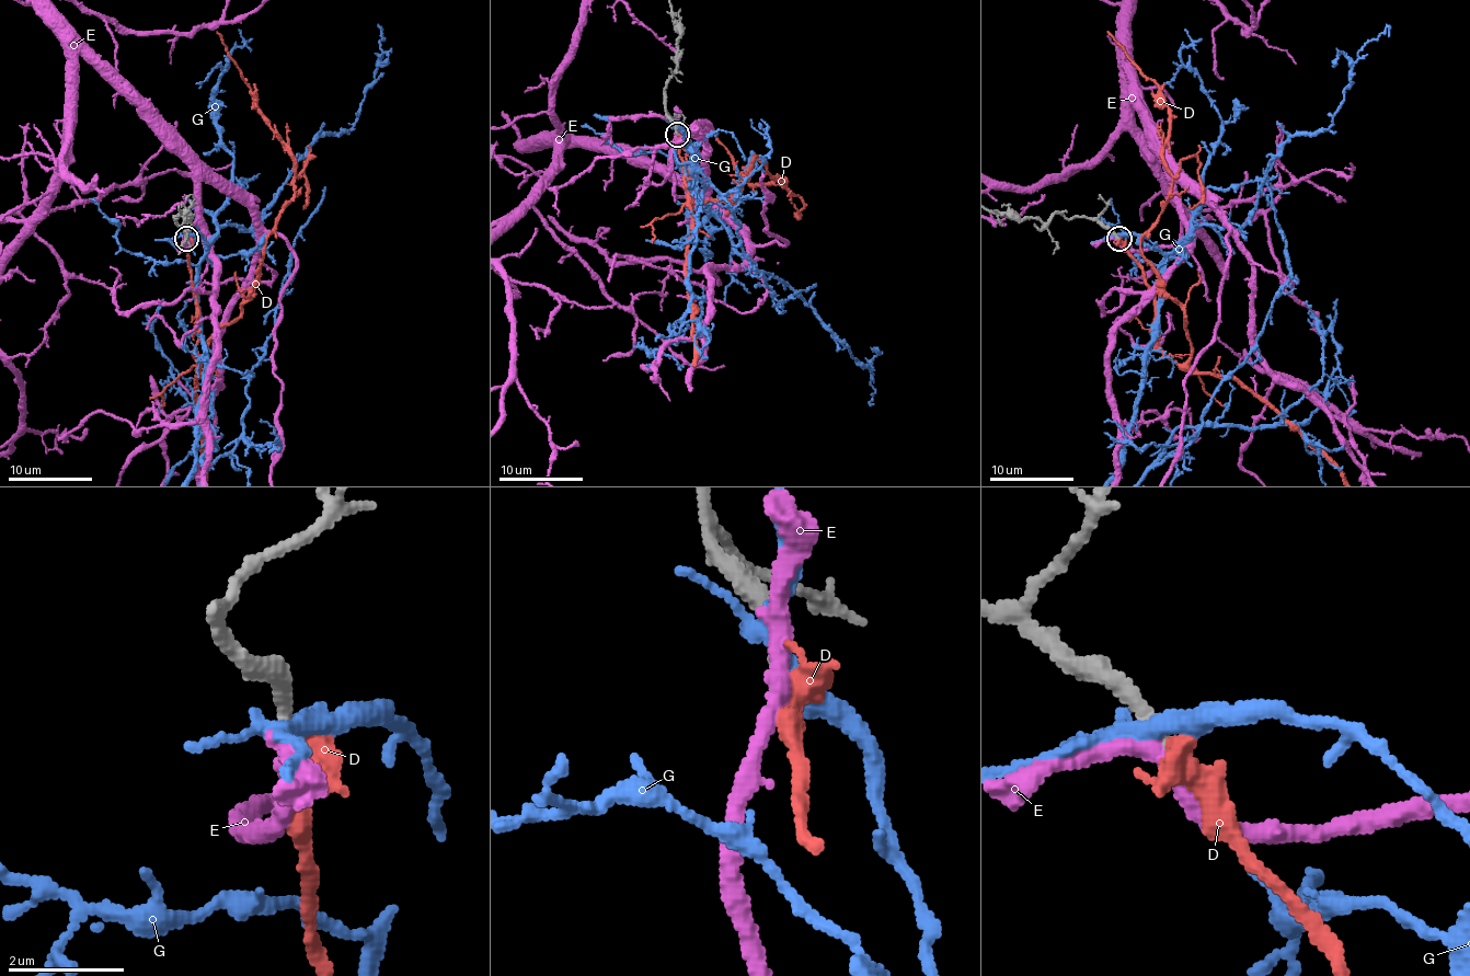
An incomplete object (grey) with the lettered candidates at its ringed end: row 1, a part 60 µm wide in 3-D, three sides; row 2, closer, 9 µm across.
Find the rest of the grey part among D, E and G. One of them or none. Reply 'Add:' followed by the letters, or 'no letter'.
Add: D

